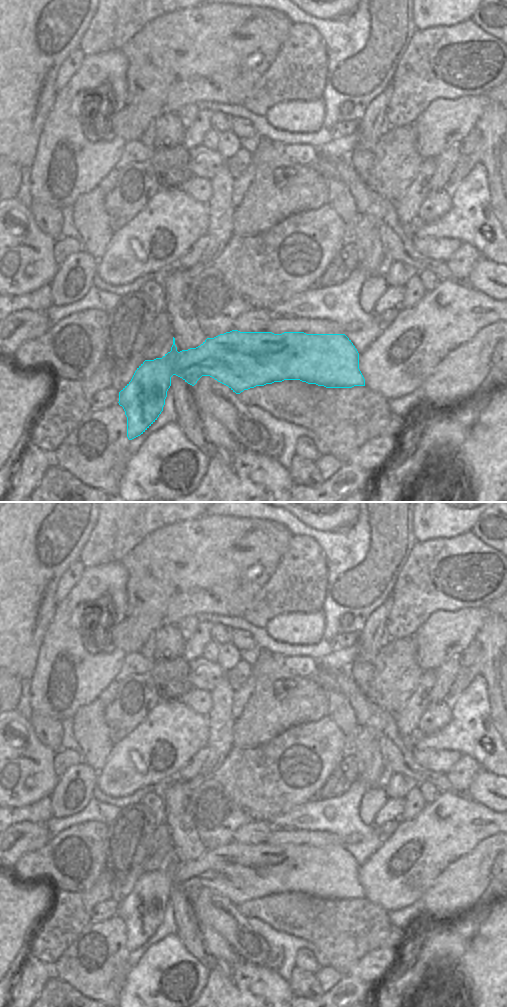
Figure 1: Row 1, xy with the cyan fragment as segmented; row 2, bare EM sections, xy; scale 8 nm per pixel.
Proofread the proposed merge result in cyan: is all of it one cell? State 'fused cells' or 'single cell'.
single cell

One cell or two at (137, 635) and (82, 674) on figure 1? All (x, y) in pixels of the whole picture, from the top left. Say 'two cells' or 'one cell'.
two cells

